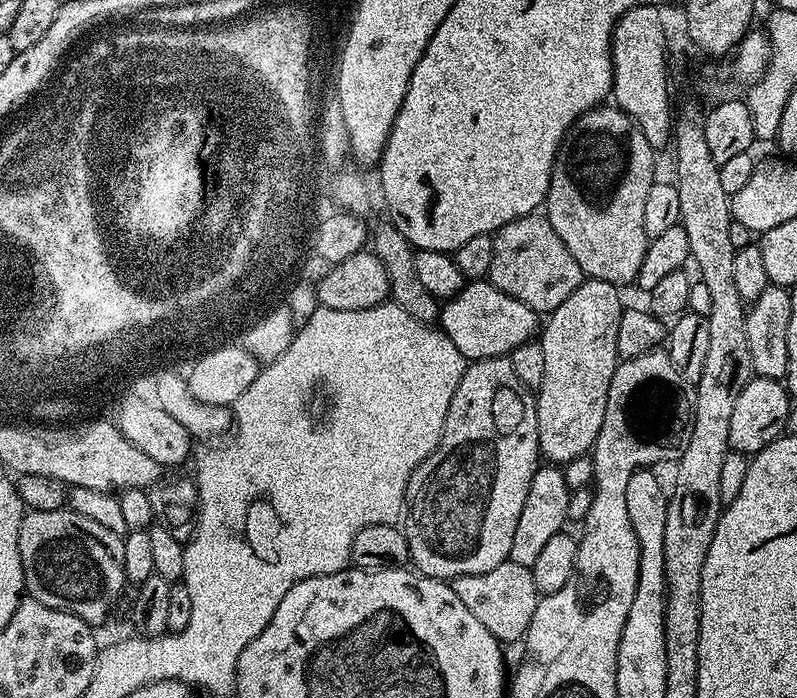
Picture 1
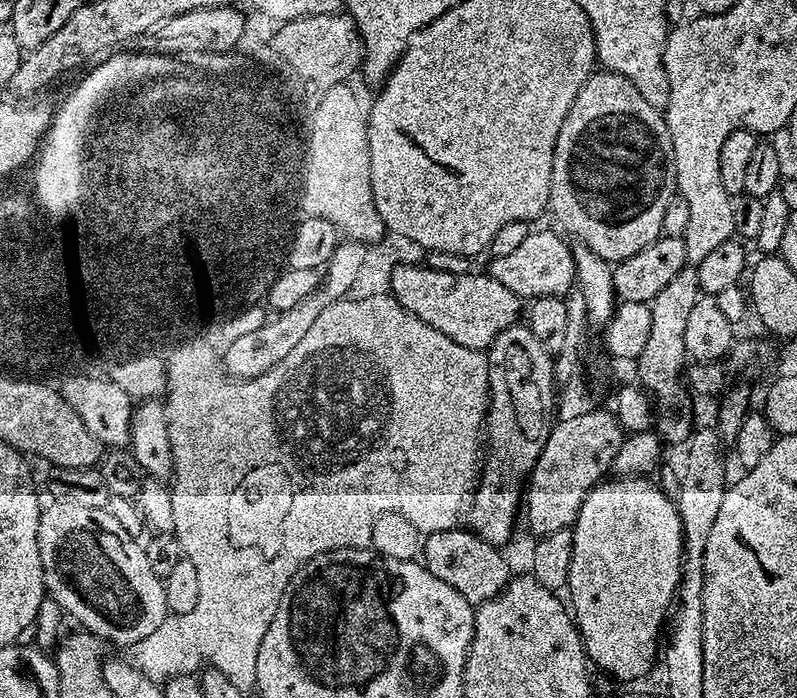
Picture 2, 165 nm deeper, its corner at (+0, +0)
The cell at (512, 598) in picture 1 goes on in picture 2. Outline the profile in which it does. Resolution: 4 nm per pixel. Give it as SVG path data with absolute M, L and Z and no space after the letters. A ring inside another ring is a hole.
M470 530L456 531L427 533L422 540L422 563L438 582L446 582L446 586L462 594L468 604L478 606L504 588L510 578L508 564L500 557L501 549L497 545L487 544Z

